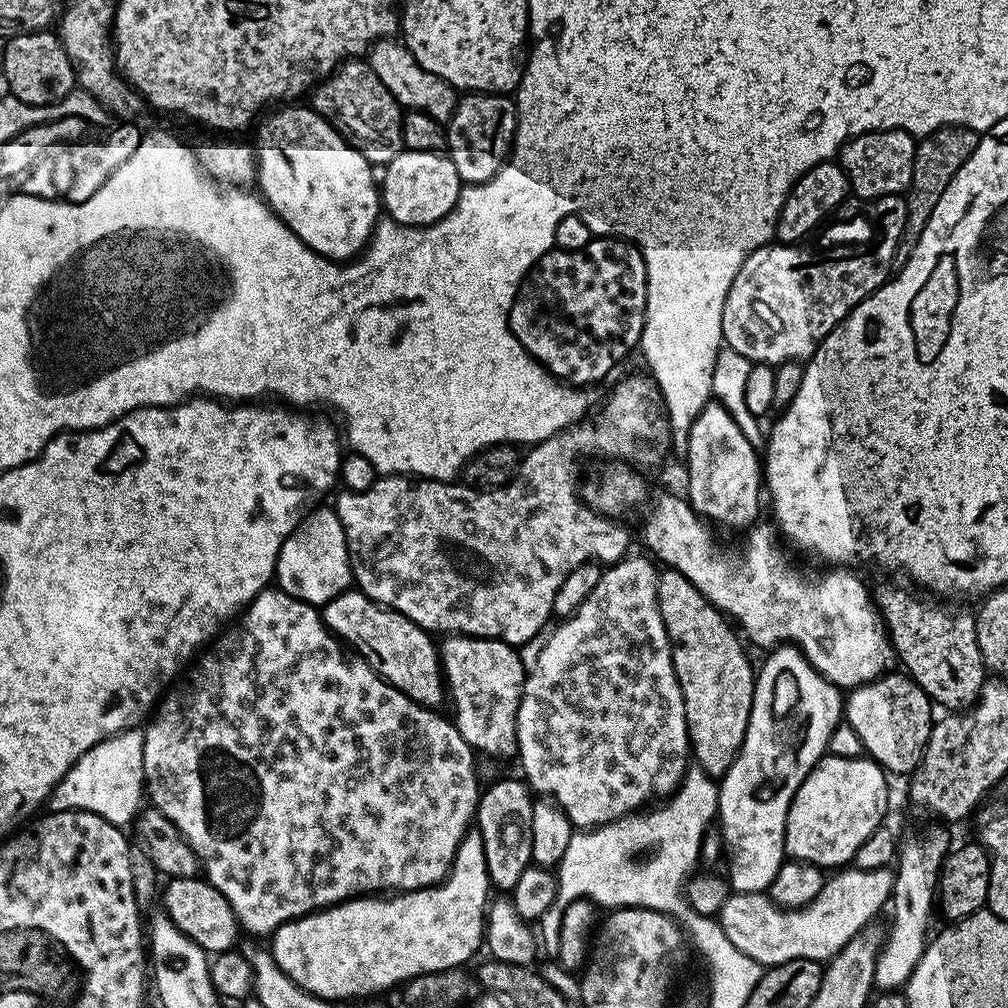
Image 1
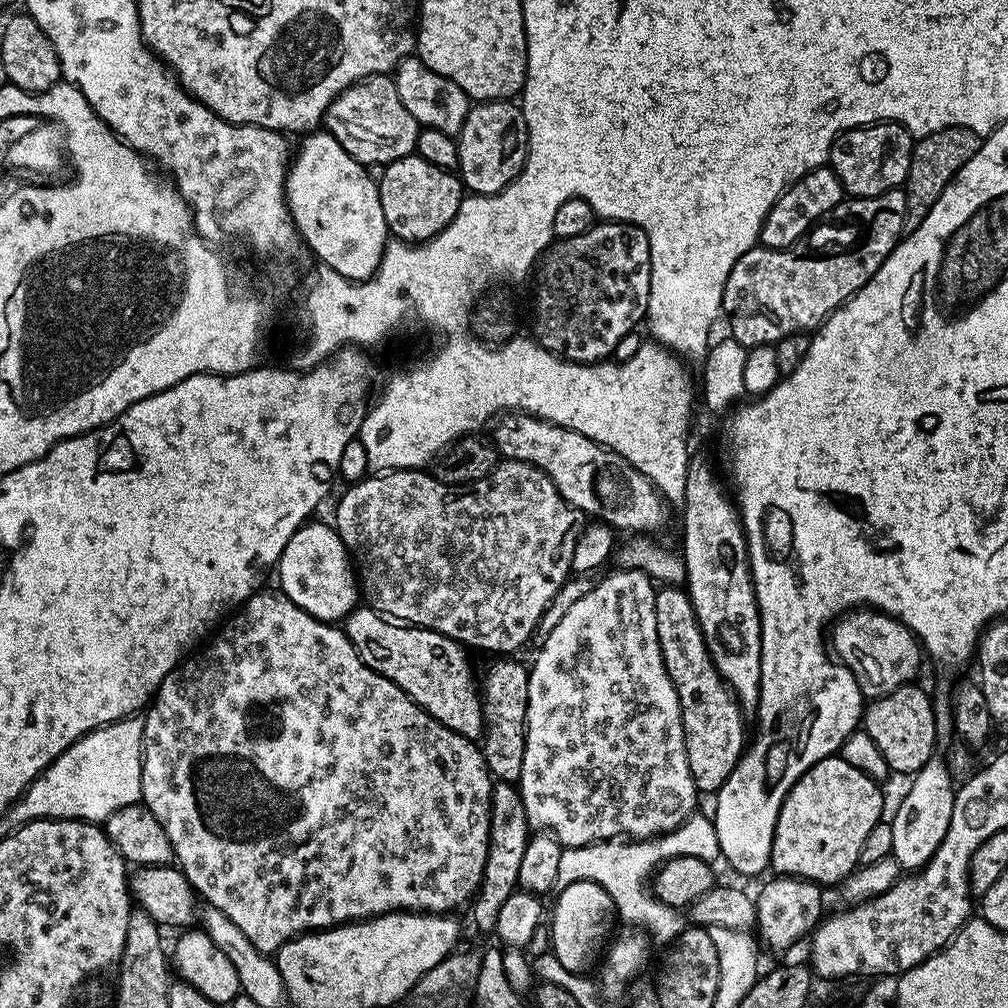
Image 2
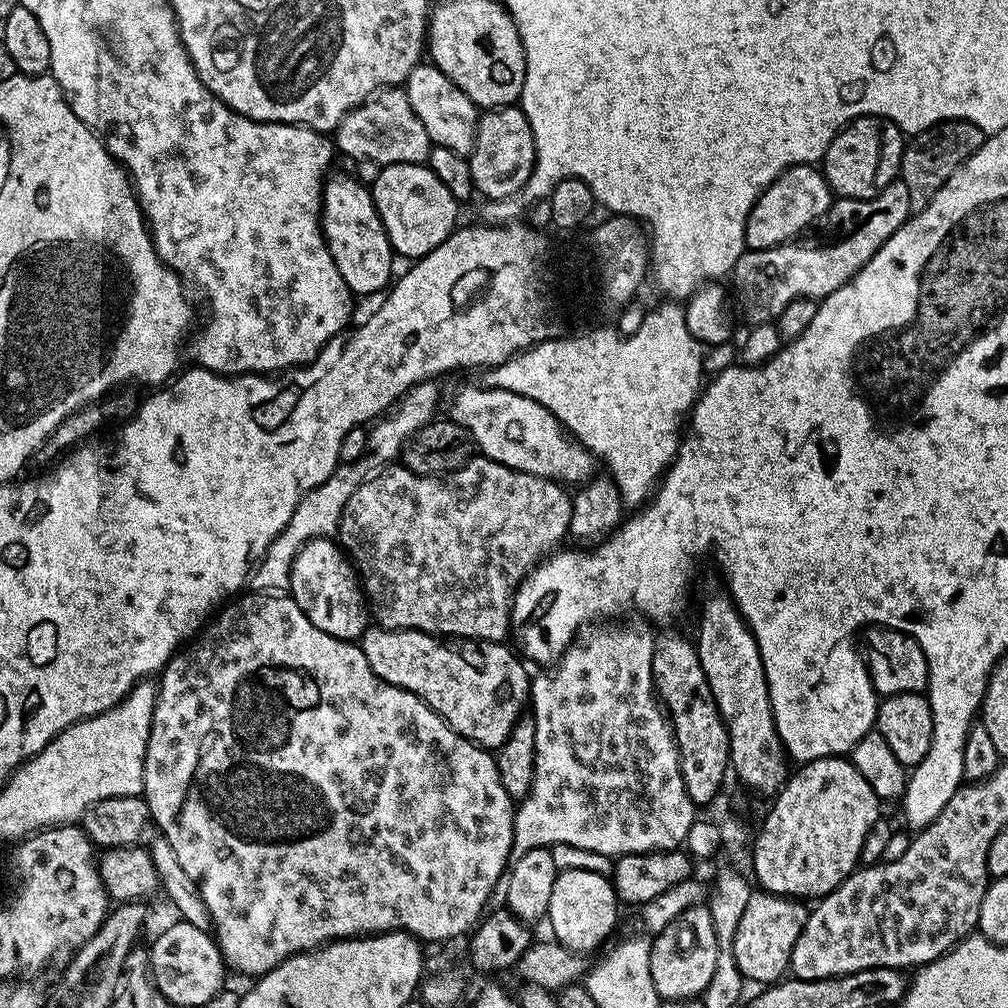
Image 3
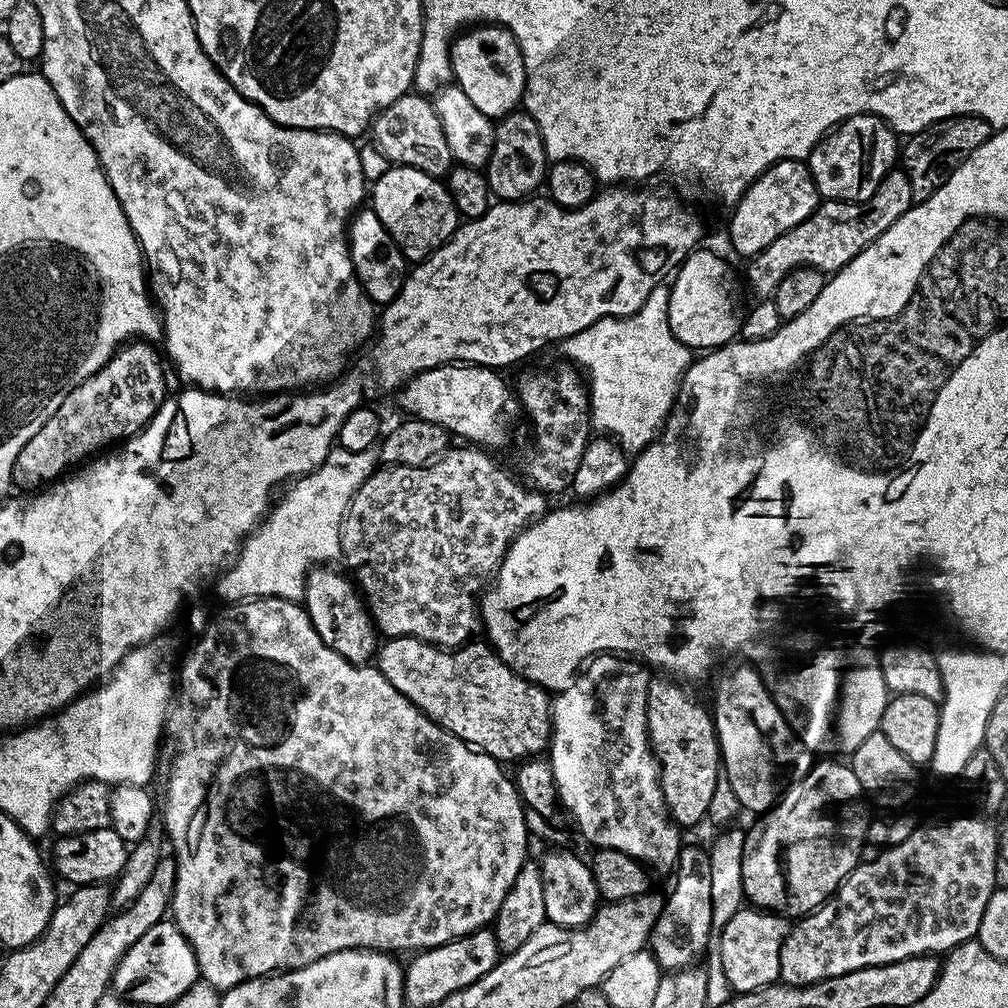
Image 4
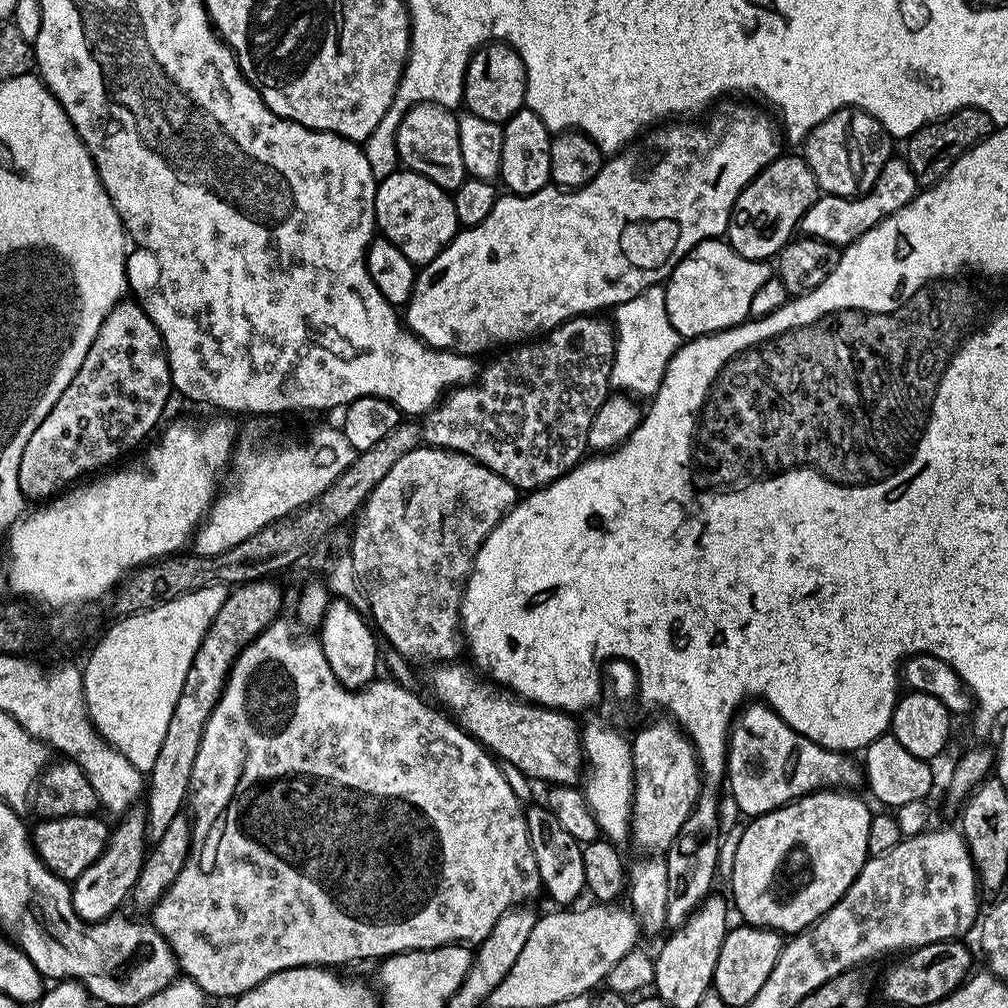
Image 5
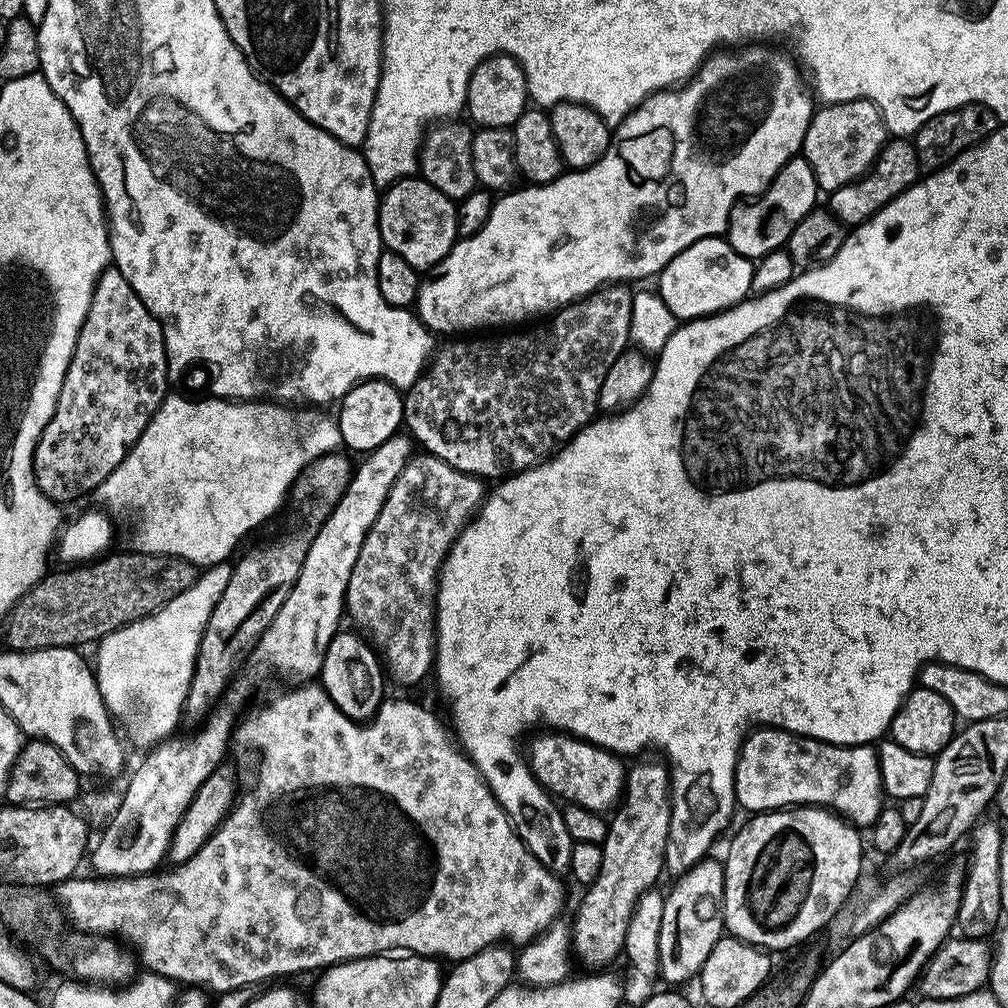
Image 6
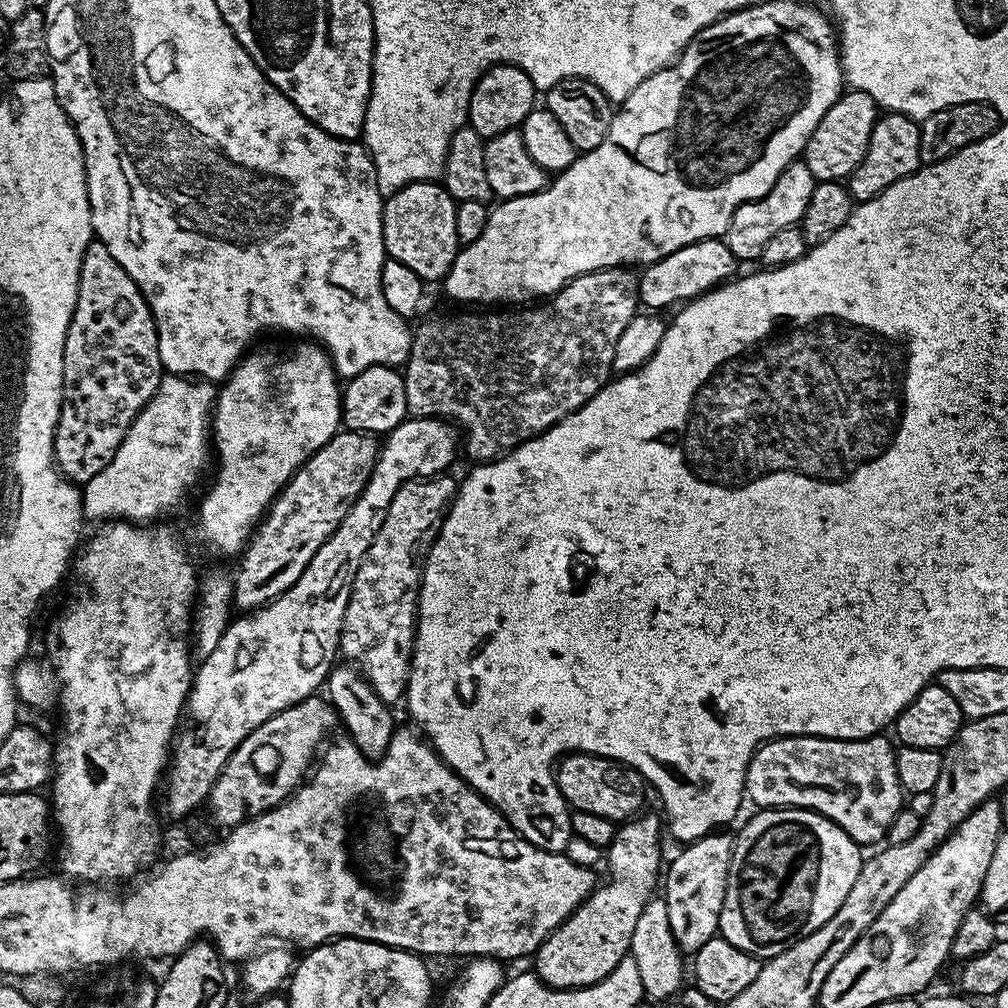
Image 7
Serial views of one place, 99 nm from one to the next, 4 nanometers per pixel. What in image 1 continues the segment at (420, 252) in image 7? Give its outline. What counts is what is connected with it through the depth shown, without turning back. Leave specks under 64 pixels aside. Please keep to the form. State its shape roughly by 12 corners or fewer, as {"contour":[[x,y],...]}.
{"contour":[[405,150],[383,165],[387,219],[436,224],[462,181],[447,154]]}

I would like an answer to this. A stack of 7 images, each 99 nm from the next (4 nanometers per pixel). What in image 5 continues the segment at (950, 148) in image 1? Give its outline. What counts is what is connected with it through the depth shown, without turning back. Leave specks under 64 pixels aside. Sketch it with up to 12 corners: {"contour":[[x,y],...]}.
{"contour":[[960,108],[906,140],[917,185],[950,166],[993,131],[990,114]]}

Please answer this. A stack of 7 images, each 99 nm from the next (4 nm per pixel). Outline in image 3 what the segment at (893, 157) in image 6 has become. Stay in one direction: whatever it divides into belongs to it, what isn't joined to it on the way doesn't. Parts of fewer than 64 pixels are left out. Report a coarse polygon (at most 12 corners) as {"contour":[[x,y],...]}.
{"contour":[[899,178],[837,199],[828,244],[745,250],[730,273],[749,325],[855,278],[913,215]]}

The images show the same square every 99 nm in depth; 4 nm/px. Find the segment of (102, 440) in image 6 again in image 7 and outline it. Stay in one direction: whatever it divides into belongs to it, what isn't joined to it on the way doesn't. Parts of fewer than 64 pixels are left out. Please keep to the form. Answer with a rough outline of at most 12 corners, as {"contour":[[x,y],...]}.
{"contour":[[93,239],[50,451],[83,486],[158,390],[152,311]]}

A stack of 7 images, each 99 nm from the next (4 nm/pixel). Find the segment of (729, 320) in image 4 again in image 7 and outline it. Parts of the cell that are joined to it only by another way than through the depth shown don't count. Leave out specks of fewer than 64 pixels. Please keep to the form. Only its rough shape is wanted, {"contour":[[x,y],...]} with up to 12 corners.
{"contour":[[723,239],[699,240],[643,269],[640,303],[695,300],[737,275]]}

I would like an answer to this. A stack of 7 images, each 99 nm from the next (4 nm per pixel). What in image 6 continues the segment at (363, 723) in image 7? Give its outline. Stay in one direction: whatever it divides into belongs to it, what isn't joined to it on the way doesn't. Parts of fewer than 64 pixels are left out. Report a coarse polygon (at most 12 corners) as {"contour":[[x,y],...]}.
{"contour":[[337,632],[318,680],[334,706],[368,722],[386,668],[363,635]]}

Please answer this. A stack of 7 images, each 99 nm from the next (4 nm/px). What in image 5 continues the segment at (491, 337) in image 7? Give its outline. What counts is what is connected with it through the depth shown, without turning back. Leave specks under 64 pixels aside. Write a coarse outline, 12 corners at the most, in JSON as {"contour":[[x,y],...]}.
{"contour":[[576,316],[496,354],[423,443],[517,490],[585,459],[616,334]]}

